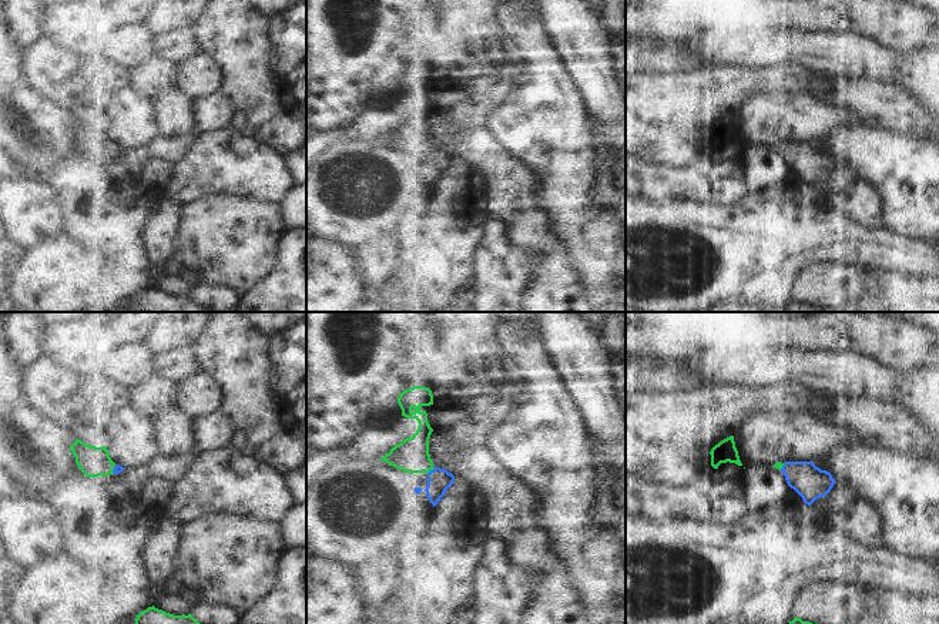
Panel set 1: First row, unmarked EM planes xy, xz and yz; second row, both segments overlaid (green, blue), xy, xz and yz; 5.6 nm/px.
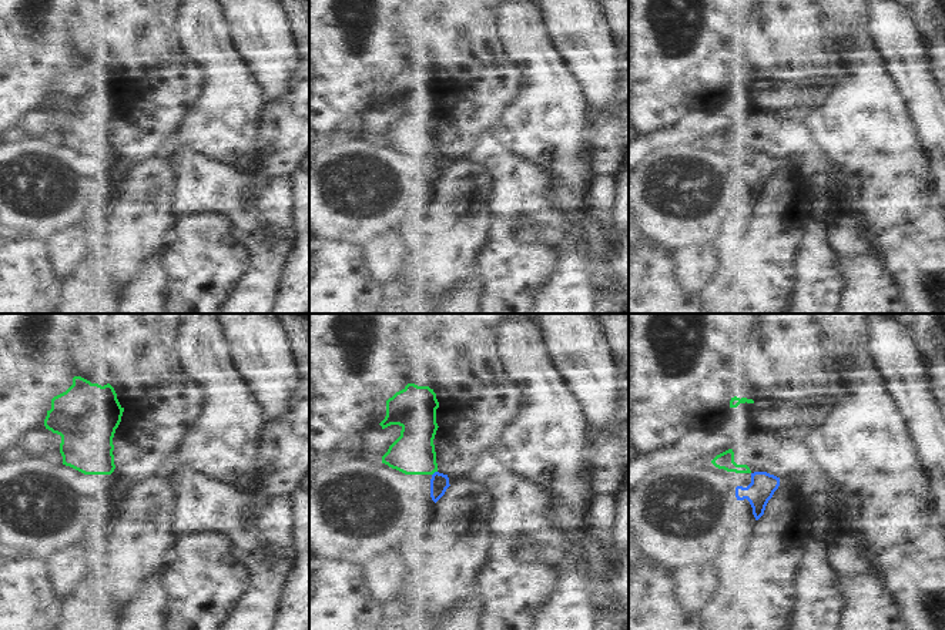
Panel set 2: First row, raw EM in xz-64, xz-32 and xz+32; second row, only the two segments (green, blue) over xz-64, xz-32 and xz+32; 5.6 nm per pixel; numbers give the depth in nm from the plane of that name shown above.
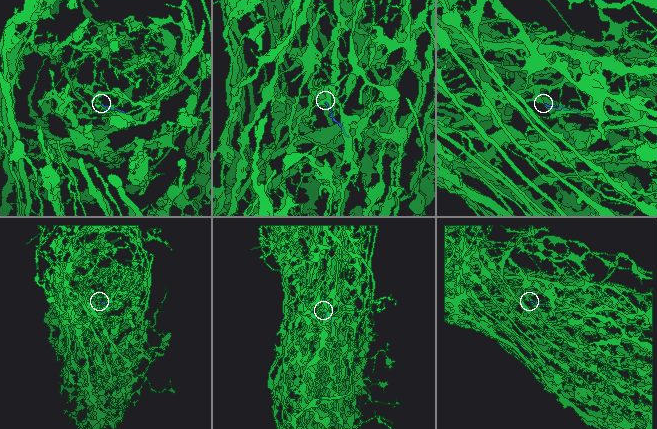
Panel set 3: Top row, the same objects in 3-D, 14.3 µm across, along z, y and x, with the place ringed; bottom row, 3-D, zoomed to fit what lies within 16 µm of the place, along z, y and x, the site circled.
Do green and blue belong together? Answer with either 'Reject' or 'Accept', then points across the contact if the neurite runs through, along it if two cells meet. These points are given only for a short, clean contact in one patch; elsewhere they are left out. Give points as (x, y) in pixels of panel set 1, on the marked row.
Accept. Path across: xz (411, 455), (431, 469), (439, 480)

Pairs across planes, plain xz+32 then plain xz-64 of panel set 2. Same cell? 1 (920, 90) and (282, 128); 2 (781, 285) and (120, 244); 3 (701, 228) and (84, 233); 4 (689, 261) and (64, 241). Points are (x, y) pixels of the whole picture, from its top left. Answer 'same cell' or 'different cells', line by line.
1: different cells
2: same cell
3: different cells
4: same cell

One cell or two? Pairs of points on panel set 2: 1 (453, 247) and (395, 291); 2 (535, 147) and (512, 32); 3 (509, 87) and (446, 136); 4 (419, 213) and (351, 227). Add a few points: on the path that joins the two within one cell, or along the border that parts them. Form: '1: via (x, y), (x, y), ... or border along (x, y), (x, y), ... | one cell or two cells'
1: border along (396, 278), (408, 287), (426, 290), (435, 298) | two cells
2: via (536, 119), (536, 60) | one cell
3: via (493, 93), (462, 124) | one cell
4: via (402, 213), (385, 213), (368, 218) | one cell

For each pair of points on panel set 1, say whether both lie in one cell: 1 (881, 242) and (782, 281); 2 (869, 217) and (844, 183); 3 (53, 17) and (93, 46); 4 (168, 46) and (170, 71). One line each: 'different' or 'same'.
1: same
2: same
3: same
4: different

